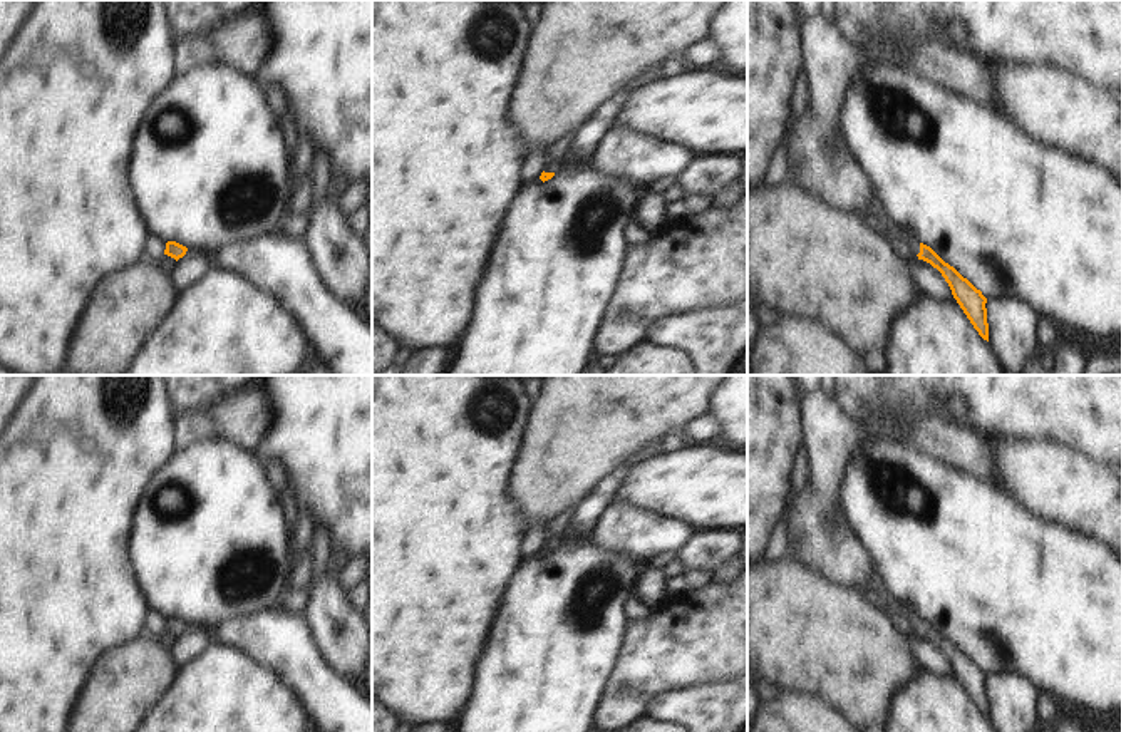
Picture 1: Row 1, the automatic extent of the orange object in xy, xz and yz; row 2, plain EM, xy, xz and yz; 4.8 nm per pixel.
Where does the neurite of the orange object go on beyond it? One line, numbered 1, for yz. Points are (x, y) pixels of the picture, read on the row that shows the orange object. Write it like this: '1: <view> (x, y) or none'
1: yz (897, 230)

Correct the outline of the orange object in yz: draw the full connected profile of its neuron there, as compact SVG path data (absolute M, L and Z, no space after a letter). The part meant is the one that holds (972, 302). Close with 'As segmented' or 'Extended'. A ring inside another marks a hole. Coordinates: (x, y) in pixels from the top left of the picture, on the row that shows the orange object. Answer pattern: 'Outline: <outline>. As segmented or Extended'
Outline: M893 219L886 221L886 228L900 240L907 241L918 260L930 263L937 268L948 283L953 298L979 332L989 342L987 323L987 298L967 278L963 278L953 266L945 263L930 246L923 245L913 233L896 224Z. Extended

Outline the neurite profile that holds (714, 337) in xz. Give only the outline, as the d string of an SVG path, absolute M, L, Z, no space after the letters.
M747 293L726 305L670 313L652 323L645 342L685 352L697 375L747 375Z

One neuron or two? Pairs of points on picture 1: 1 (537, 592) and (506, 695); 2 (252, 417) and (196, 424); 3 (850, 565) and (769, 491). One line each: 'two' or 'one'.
1: one
2: one
3: two

